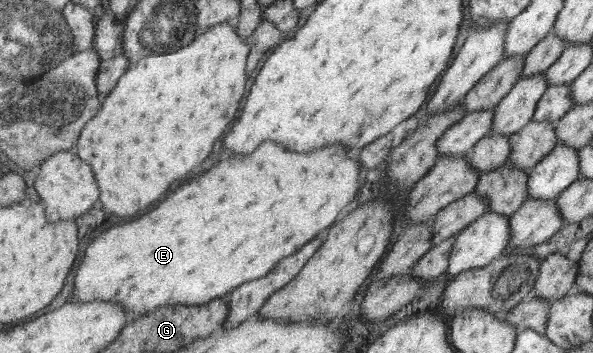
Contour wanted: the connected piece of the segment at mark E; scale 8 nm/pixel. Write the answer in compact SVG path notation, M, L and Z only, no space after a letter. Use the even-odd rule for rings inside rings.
M265 142L263 146L259 146L259 150L255 150L255 154L251 154L247 158L231 158L229 162L217 164L207 174L203 174L199 180L195 180L195 182L179 188L171 198L167 198L165 202L161 202L155 210L147 212L139 220L133 220L129 224L115 226L115 228L107 230L107 234L101 234L95 242L91 242L89 248L85 250L85 258L83 258L81 268L77 270L77 276L75 276L73 300L77 300L77 302L117 300L117 302L123 304L128 314L131 314L134 318L139 318L148 312L154 313L162 306L177 306L179 304L183 306L203 305L209 304L216 298L228 297L230 293L243 286L246 282L263 278L271 270L275 269L275 266L283 261L283 258L298 254L319 233L330 229L353 206L363 185L363 183L359 182L361 182L361 164L358 161L357 154L349 150L349 148L329 146L329 148L323 148L323 150L315 150L311 154L297 154L297 152L285 150L283 146L279 146L275 142Z

